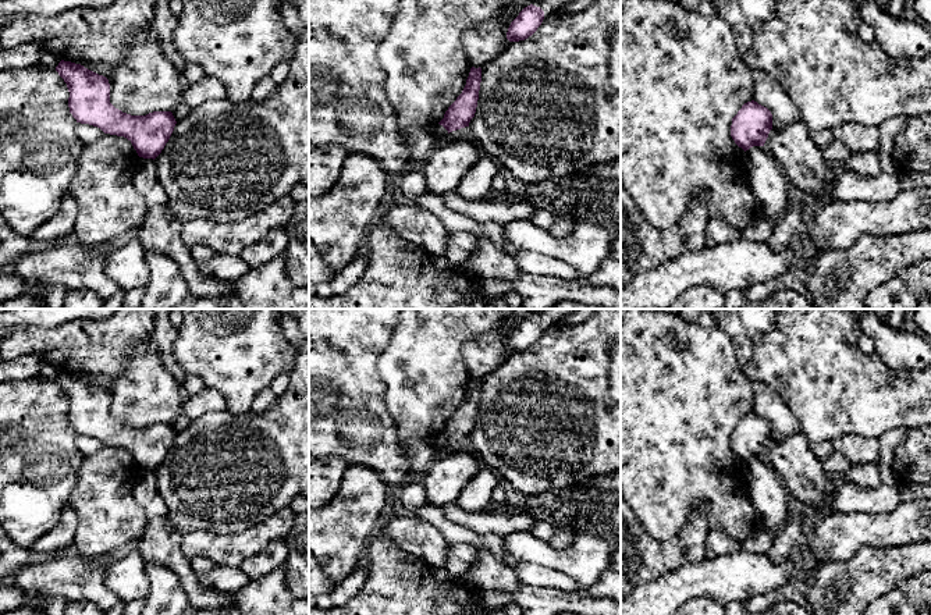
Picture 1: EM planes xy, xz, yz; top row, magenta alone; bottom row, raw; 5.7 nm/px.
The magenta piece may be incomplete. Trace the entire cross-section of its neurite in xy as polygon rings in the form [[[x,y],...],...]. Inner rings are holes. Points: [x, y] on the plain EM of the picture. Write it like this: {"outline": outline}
{"outline": [[[64,372],[56,383],[67,395],[68,419],[77,434],[127,449],[139,469],[154,472],[161,465],[177,436],[171,423],[146,427],[122,424],[110,415],[110,395],[106,388]]]}

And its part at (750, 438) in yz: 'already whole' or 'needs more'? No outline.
already whole

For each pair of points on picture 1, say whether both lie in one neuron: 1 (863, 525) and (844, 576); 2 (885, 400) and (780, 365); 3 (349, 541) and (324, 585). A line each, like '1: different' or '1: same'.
1: different
2: same
3: different

